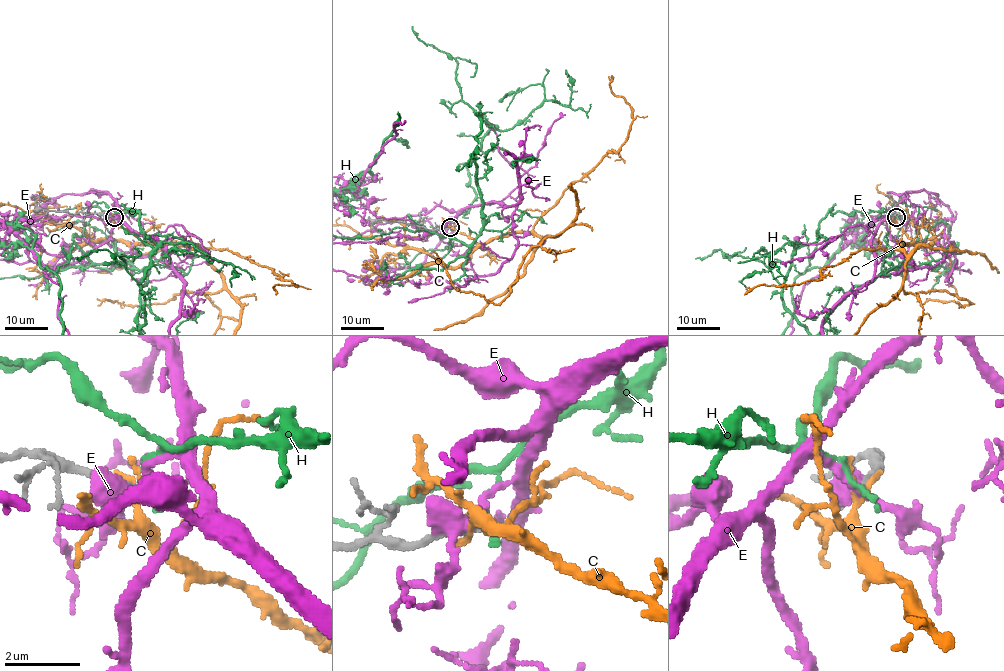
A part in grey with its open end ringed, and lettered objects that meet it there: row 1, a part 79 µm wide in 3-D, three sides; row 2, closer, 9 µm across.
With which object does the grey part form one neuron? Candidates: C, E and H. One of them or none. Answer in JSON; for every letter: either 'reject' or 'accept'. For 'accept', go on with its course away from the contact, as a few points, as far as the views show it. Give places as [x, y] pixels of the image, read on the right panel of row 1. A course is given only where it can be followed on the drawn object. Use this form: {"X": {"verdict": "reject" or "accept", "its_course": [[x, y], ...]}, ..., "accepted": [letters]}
{"C": {"verdict": "reject"}, "E": {"verdict": "reject"}, "H": {"verdict": "reject"}, "accepted": []}

